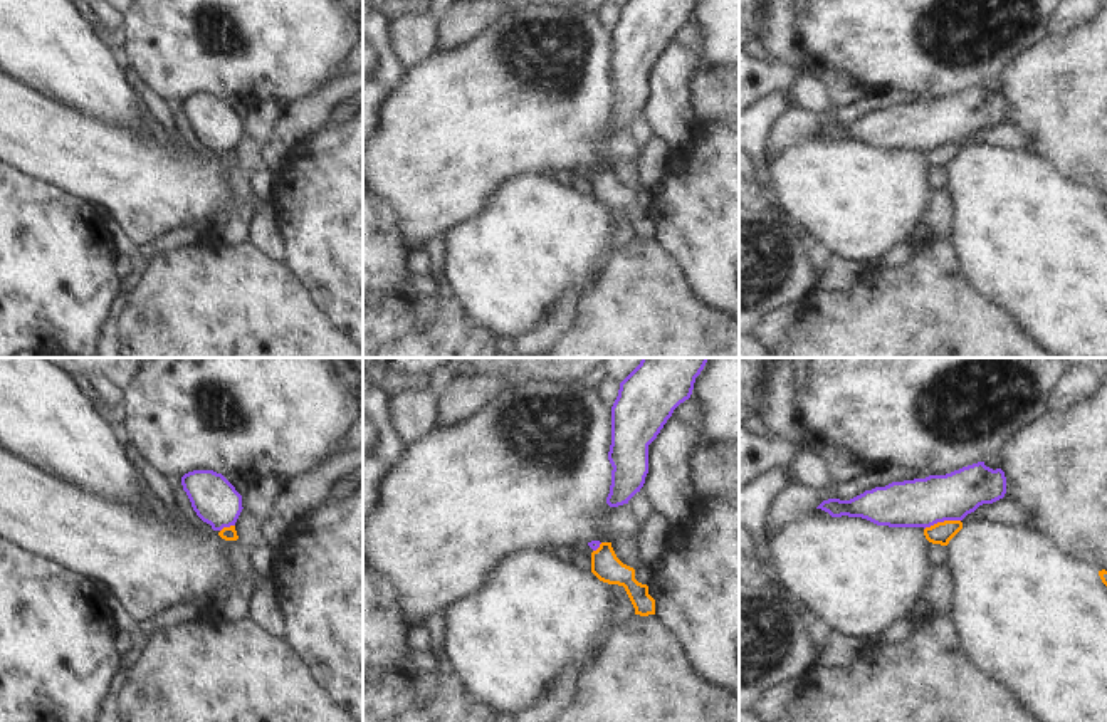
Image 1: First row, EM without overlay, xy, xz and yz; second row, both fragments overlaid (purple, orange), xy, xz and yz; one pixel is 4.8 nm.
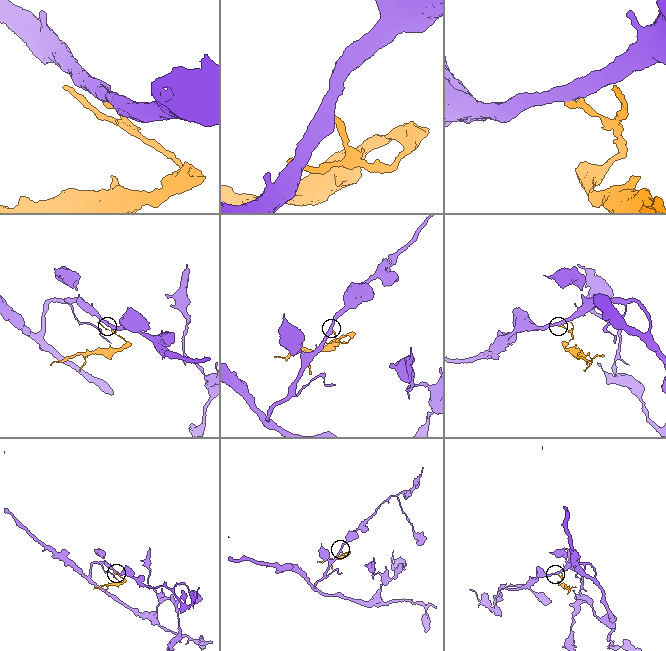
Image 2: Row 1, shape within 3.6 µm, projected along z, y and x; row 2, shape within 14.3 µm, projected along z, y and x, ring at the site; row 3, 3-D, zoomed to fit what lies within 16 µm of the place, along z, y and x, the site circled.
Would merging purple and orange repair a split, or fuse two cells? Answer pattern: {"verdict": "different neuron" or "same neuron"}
{"verdict": "different neuron"}

